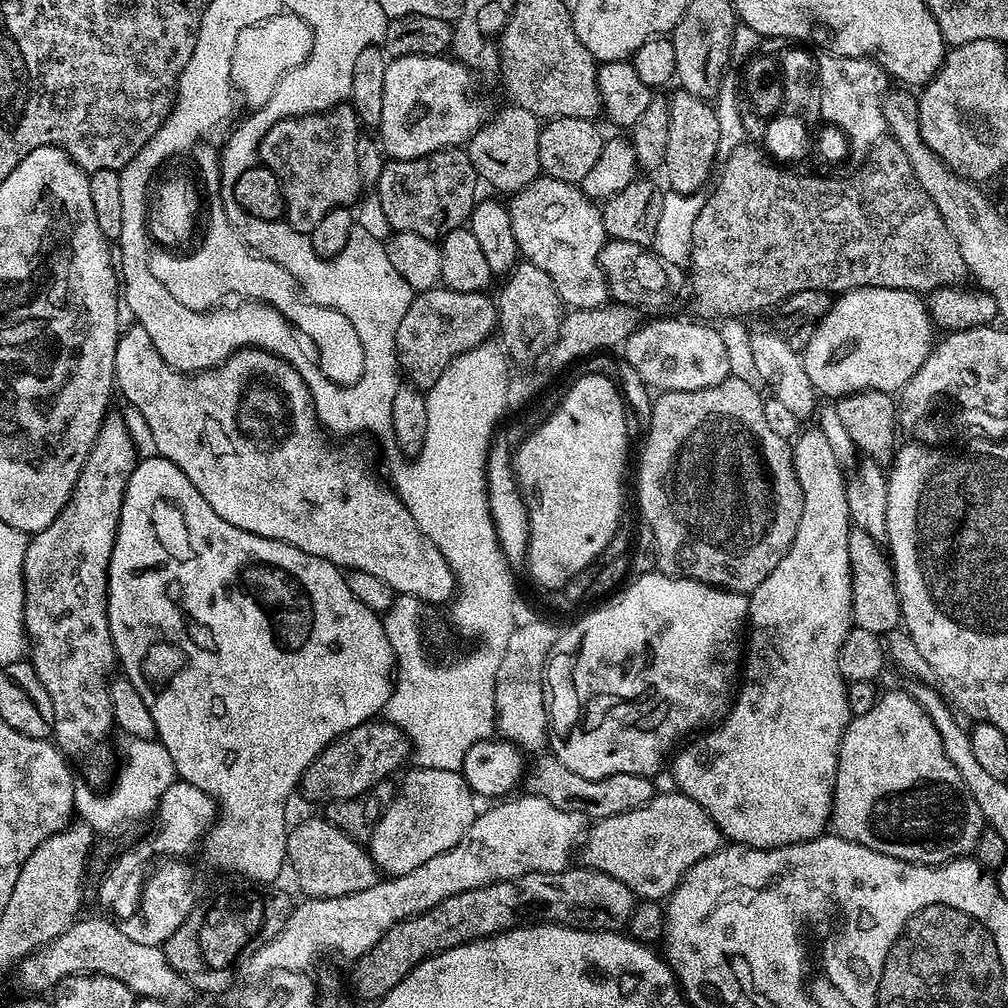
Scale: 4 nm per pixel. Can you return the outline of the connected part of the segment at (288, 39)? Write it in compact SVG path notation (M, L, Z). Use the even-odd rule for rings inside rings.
M284 12L260 24L246 26L246 30L238 34L238 42L234 46L232 87L239 99L241 96L249 104L249 109L262 108L276 93L278 82L282 82L287 72L305 64L311 52L312 27L294 12Z

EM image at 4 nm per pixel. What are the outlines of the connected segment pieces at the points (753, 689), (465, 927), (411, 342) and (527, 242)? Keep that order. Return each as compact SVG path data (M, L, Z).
M812 426L799 433L791 445L792 469L798 478L798 486L802 490L802 516L798 518L798 530L794 534L794 542L790 542L790 550L766 574L766 578L750 593L748 601L748 619L750 631L746 636L746 651L742 656L742 679L738 684L732 706L719 721L720 728L708 732L705 736L697 735L693 744L685 743L675 753L672 764L672 776L676 779L675 787L684 795L689 796L718 826L721 837L727 838L733 844L745 844L747 848L781 848L787 844L804 844L807 840L821 835L829 827L832 818L832 795L836 781L836 767L840 753L840 739L848 728L850 713L848 709L848 684L840 676L837 668L839 650L848 632L854 627L852 623L852 567L848 553L848 534L852 519L848 513L846 502L845 475L841 472L841 465L834 458L834 450L830 450L830 442L826 442L826 434L818 426Z
M569 866L563 872L531 872L487 884L462 894L454 894L438 906L422 914L398 922L366 954L355 957L350 988L364 1000L379 1001L417 964L437 956L454 946L481 940L484 936L497 936L509 928L519 928L529 922L564 924L568 928L581 928L587 932L619 932L627 929L638 898L618 878L587 866Z
M443 286L413 295L396 331L396 362L403 379L421 390L430 389L452 360L485 343L498 328L498 304L490 297Z
M541 174L532 184L527 184L522 191L511 197L508 213L512 219L514 238L520 247L521 257L527 263L538 266L538 270L546 270L546 274L550 274L550 282L554 282L558 290L561 305L575 310L598 308L609 303L608 279L604 277L600 265L600 251L606 242L604 218L601 209L589 200L577 185Z

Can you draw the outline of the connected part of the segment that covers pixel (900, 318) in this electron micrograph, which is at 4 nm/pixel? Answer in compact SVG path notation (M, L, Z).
M893 288L841 292L804 347L806 378L821 397L839 398L852 392L899 393L932 353L932 332L928 305L917 293Z

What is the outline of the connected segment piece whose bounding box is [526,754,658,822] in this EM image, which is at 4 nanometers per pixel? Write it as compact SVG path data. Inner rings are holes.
M540 754L535 757L536 765L531 765L526 776L527 791L534 796L546 797L555 808L567 812L582 812L589 821L605 820L608 816L622 814L626 810L638 810L652 801L657 795L658 788L647 776L638 774L614 774L601 780L582 778L582 774L574 774L563 762L559 755Z

